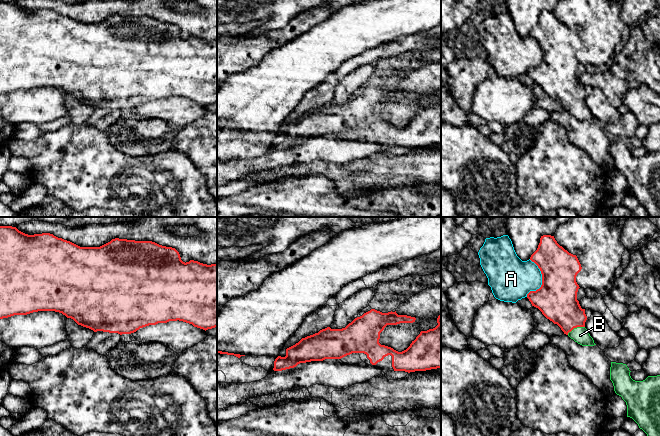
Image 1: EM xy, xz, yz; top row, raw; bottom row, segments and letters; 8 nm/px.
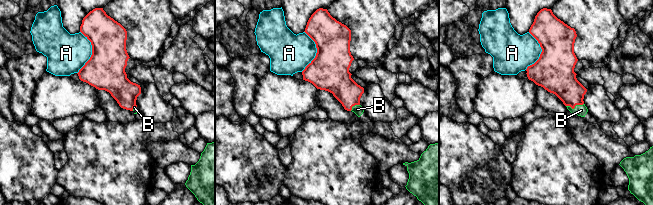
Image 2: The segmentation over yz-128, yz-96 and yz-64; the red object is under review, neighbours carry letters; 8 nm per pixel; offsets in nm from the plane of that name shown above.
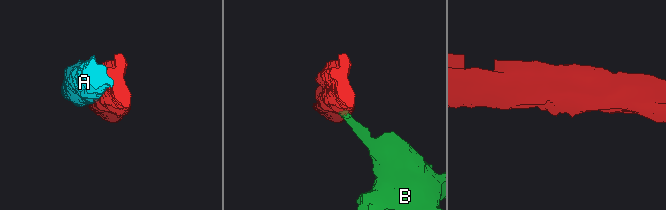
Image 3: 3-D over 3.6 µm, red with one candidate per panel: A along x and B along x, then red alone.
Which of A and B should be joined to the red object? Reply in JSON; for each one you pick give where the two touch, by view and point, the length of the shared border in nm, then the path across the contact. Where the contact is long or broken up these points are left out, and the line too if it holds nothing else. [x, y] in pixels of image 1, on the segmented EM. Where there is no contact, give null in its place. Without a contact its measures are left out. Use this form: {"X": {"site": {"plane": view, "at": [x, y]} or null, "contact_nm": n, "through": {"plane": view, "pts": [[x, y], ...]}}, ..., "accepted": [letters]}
{"B": {"site": {"plane": "yz", "at": [575, 327]}, "contact_nm": 160, "through": {"plane": "yz", "pts": [[558, 302], [571, 318], [575, 327], [580, 335]]}}, "accepted": ["B"]}

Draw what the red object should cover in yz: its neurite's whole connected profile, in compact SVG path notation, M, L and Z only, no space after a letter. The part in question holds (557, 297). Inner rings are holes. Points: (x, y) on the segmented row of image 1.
M543 235L537 250L531 255L530 260L534 262L541 271L542 285L536 291L530 291L527 298L532 306L538 308L542 314L557 324L564 334L582 346L594 346L593 338L585 328L587 316L577 300L577 292L580 288L576 282L576 276L582 267L576 255L569 253L555 240L554 236Z

